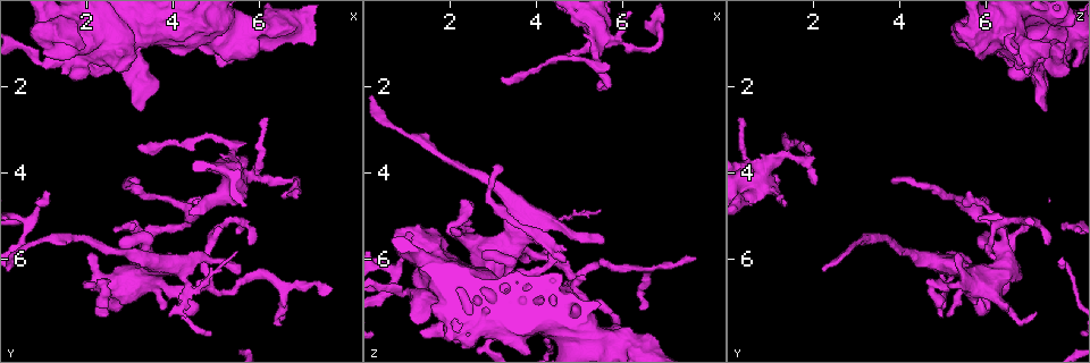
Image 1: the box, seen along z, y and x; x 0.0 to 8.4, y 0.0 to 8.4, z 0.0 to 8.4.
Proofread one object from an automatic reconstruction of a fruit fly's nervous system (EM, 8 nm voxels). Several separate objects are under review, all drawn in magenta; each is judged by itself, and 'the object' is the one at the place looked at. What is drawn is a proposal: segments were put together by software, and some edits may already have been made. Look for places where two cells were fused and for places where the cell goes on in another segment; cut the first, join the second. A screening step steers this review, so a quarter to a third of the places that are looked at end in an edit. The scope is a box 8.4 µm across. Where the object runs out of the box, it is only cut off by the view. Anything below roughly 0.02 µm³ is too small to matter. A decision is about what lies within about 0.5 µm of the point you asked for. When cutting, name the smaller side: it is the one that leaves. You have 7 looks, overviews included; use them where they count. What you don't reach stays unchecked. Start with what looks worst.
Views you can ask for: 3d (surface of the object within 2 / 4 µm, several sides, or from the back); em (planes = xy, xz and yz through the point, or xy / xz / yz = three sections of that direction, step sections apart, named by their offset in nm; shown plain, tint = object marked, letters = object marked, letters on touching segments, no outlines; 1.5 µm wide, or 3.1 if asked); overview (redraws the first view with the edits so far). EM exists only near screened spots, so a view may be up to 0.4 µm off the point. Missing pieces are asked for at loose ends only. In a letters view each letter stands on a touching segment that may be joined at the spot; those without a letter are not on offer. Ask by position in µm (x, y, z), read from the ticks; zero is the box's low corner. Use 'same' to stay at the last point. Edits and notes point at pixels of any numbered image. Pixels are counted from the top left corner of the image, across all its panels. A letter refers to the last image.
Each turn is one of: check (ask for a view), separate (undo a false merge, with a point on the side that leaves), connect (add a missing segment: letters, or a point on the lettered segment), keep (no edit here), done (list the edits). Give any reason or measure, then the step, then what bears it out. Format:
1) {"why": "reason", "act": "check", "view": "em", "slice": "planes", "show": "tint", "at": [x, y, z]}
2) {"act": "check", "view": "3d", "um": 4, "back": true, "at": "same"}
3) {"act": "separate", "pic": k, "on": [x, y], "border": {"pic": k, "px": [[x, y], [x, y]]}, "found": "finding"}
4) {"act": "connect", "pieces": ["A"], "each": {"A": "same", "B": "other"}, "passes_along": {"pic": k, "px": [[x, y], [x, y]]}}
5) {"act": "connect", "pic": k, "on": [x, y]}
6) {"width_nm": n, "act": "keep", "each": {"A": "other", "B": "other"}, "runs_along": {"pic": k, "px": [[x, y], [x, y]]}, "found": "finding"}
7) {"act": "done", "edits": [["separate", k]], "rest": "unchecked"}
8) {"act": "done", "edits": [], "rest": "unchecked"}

{"why": "free end", "act": "check", "view": "em", "slice": "planes", "show": "tint", "at": [1.05, 4.45, 5.60]}

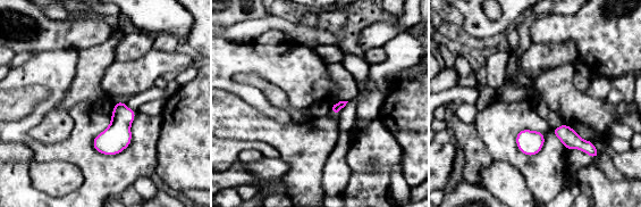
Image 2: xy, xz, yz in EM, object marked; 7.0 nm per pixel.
{"act": "check", "view": "em", "slice": "planes", "show": "letters", "at": "same"}

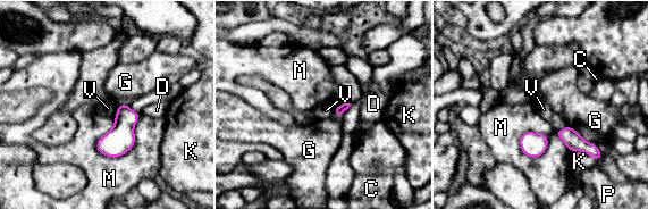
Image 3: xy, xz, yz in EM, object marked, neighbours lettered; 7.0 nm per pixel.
{"longest_contact_nm": ["M", 400], "act": "keep", "each": {"C": "other", "D": "other", "G": "other", "K": "other", "M": "other", "P": "other", "V": "other"}, "border": {"pic": 3, "px": [[119, 105], [114, 119]]}, "found": "none of them fits"}

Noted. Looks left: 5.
{"why": "an open end", "act": "check", "view": "em", "slice": "xy", "step": 4, "show": "tint", "at": [2.45, 7.05, 6.50]}

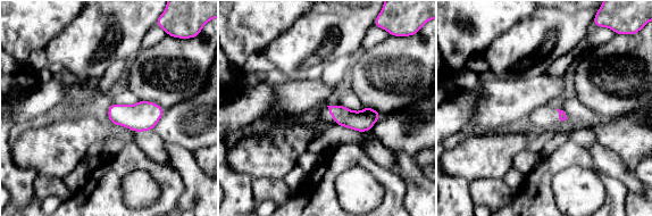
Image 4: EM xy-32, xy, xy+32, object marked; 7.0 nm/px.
{"why": "another direction", "act": "check", "view": "em", "slice": "planes", "show": "letters", "at": "same"}

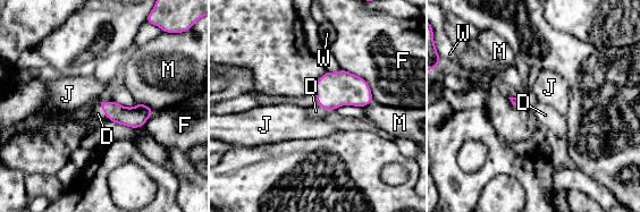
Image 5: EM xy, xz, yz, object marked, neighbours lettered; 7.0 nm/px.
{"act": "connect", "pieces": ["D"], "each": {"D": "same", "F": "other", "J": "other", "M": "other", "W": "other"}, "passes_along": {"pic": 5, "px": [[136, 117], [103, 111], [98, 113]]}, "found": "the cell continues"}

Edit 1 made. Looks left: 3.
{"act": "check", "view": "overview"}

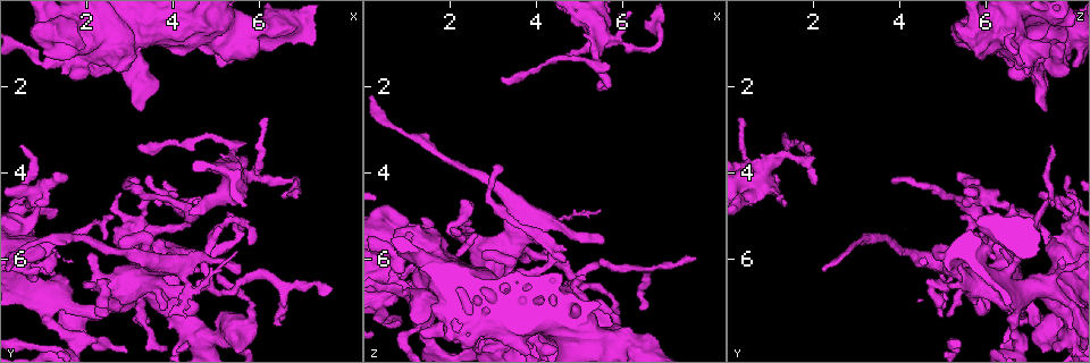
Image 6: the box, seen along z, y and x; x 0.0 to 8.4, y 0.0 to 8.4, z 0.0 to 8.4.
{"why": "sharp bend", "act": "check", "view": "em", "slice": "xz", "step": 4, "show": "tint", "at": [6.70, 4.20, 1.05]}

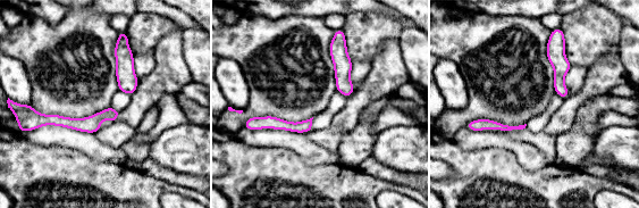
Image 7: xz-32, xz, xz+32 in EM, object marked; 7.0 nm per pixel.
{"why": "cut it another way", "act": "check", "view": "em", "slice": "planes", "show": "letters", "at": "same"}

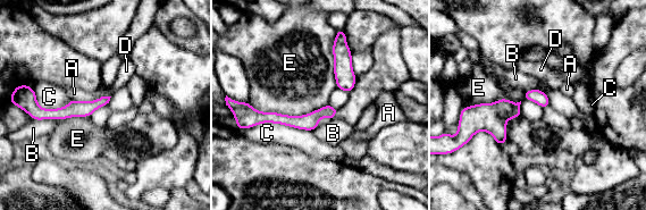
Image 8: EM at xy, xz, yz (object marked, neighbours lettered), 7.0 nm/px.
{"act": "keep", "each": {"A": "other", "B": "other", "C": "other", "D": "other", "E": "other"}, "found": "one cell here"}

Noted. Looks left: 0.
{"act": "done", "edits": [["connect", 5]], "rest": "unchecked"}

